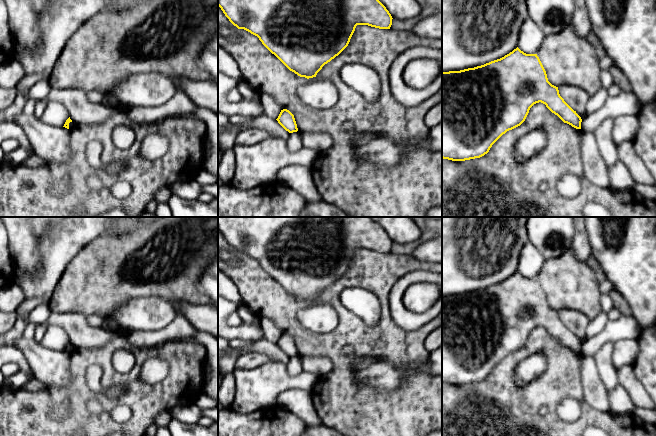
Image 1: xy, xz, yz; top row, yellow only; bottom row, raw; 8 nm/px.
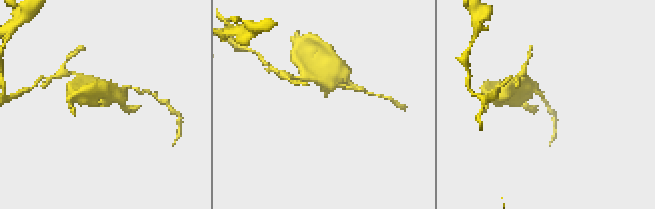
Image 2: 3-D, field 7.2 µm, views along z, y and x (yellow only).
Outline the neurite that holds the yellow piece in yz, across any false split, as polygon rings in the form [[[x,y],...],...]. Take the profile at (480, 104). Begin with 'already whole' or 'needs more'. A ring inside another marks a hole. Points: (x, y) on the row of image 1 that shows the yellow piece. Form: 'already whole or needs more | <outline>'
already whole | [[[517,47],[504,57],[481,66],[442,72],[442,158],[465,161],[484,156],[503,134],[520,126],[530,108],[539,102],[545,104],[564,123],[581,129],[581,117],[560,96],[558,87],[548,81],[537,54],[526,54]]]

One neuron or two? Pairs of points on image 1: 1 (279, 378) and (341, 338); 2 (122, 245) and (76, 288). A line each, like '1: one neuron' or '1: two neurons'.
1: two neurons
2: one neuron

